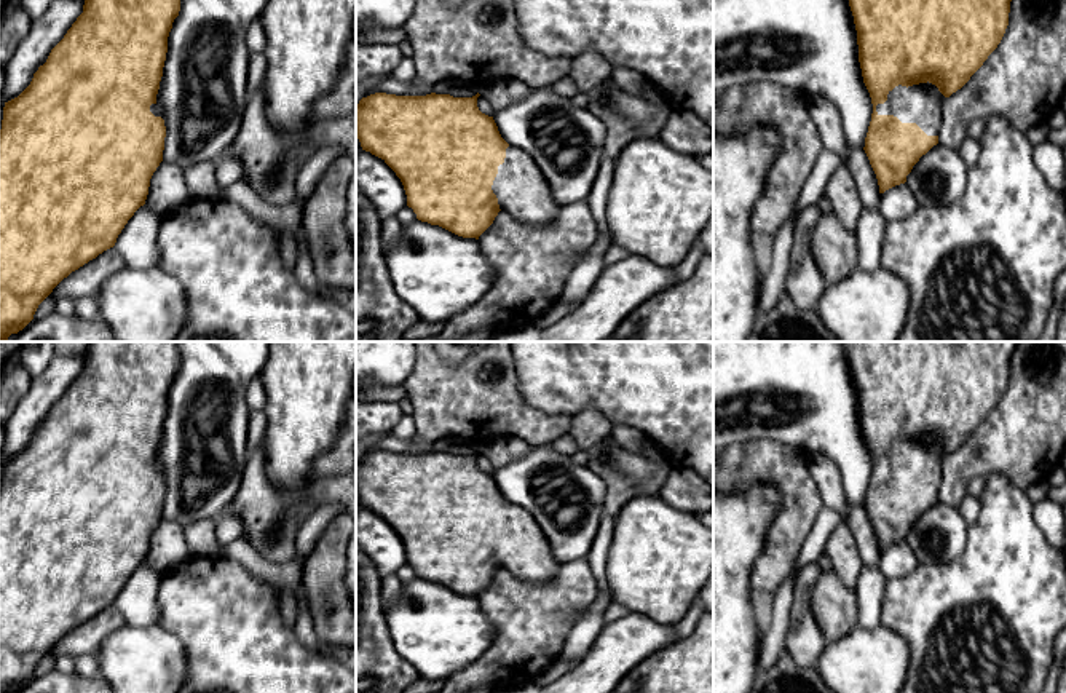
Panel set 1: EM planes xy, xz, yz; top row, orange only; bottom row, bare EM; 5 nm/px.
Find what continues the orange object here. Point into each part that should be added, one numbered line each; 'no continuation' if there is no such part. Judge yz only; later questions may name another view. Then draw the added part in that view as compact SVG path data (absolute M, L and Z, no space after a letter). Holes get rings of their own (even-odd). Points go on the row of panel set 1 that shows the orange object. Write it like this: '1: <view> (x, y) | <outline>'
1: yz (923, 104) | M932 83L895 86L884 104L876 105L878 115L894 115L902 123L916 123L927 136L938 136L946 97Z

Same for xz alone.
1: xz (522, 192) | M512 145L506 148L504 163L498 166L492 190L499 209L527 225L544 227L560 211L535 160Z

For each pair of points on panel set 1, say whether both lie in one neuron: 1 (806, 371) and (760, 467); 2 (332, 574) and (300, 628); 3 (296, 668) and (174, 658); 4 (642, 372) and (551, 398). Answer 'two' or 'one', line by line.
1: two
2: two
3: two
4: one

